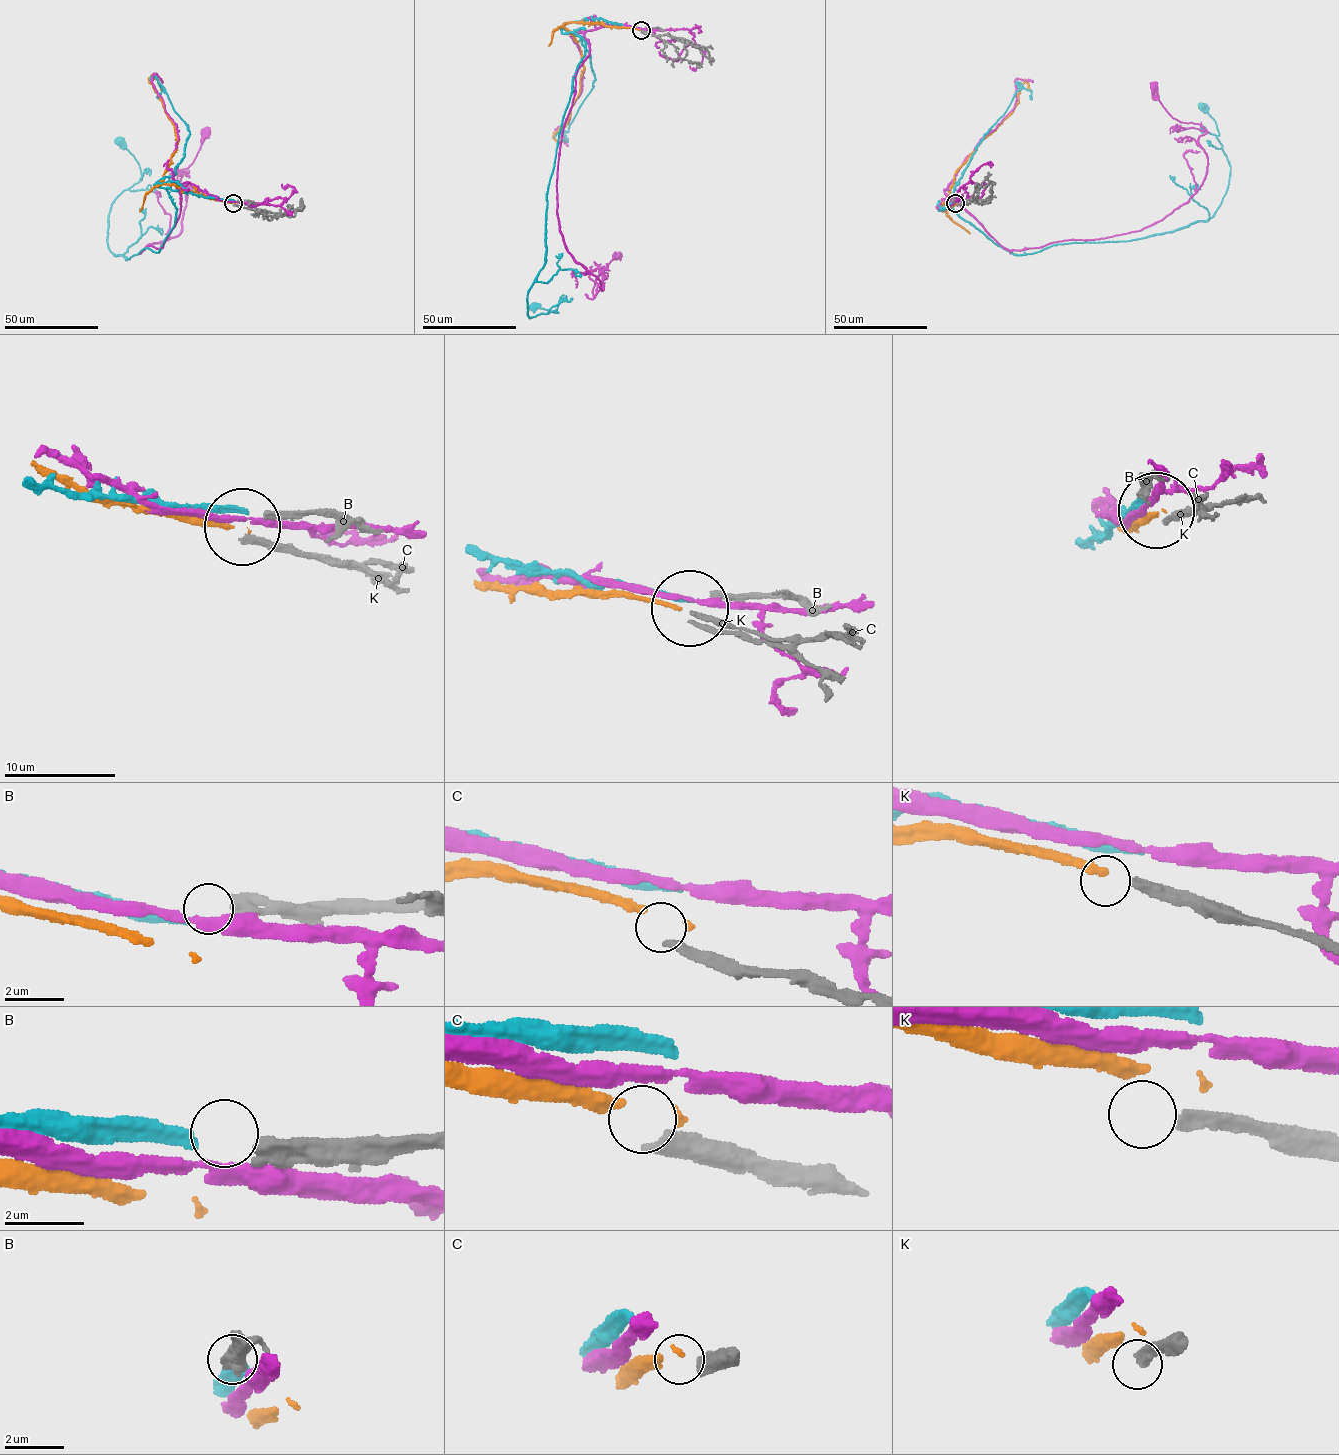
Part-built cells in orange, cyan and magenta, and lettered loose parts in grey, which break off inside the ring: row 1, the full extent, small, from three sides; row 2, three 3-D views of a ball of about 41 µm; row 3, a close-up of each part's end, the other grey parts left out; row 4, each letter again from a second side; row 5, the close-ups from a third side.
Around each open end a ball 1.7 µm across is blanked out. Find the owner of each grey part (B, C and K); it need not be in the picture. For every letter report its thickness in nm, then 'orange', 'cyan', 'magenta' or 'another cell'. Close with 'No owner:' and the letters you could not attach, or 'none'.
B: calibre 480 nm; another cell
C: calibre 320 nm; another cell
K: calibre 320 nm; another cell
No owner: B, C, K

